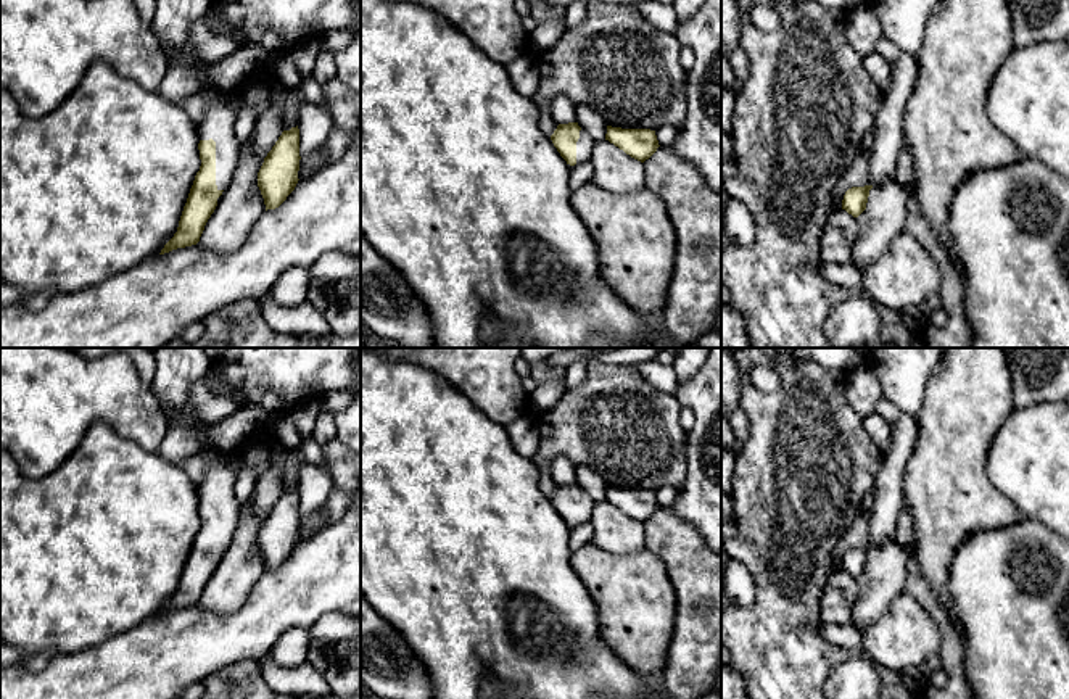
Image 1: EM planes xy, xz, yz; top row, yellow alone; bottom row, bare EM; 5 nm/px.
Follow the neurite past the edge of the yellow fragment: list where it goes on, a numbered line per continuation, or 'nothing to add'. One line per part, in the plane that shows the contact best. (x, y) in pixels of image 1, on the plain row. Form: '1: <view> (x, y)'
1: xy (218, 483)

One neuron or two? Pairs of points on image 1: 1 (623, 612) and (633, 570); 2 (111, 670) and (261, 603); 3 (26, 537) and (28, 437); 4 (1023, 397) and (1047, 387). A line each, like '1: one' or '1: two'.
1: one
2: one
3: two
4: one

